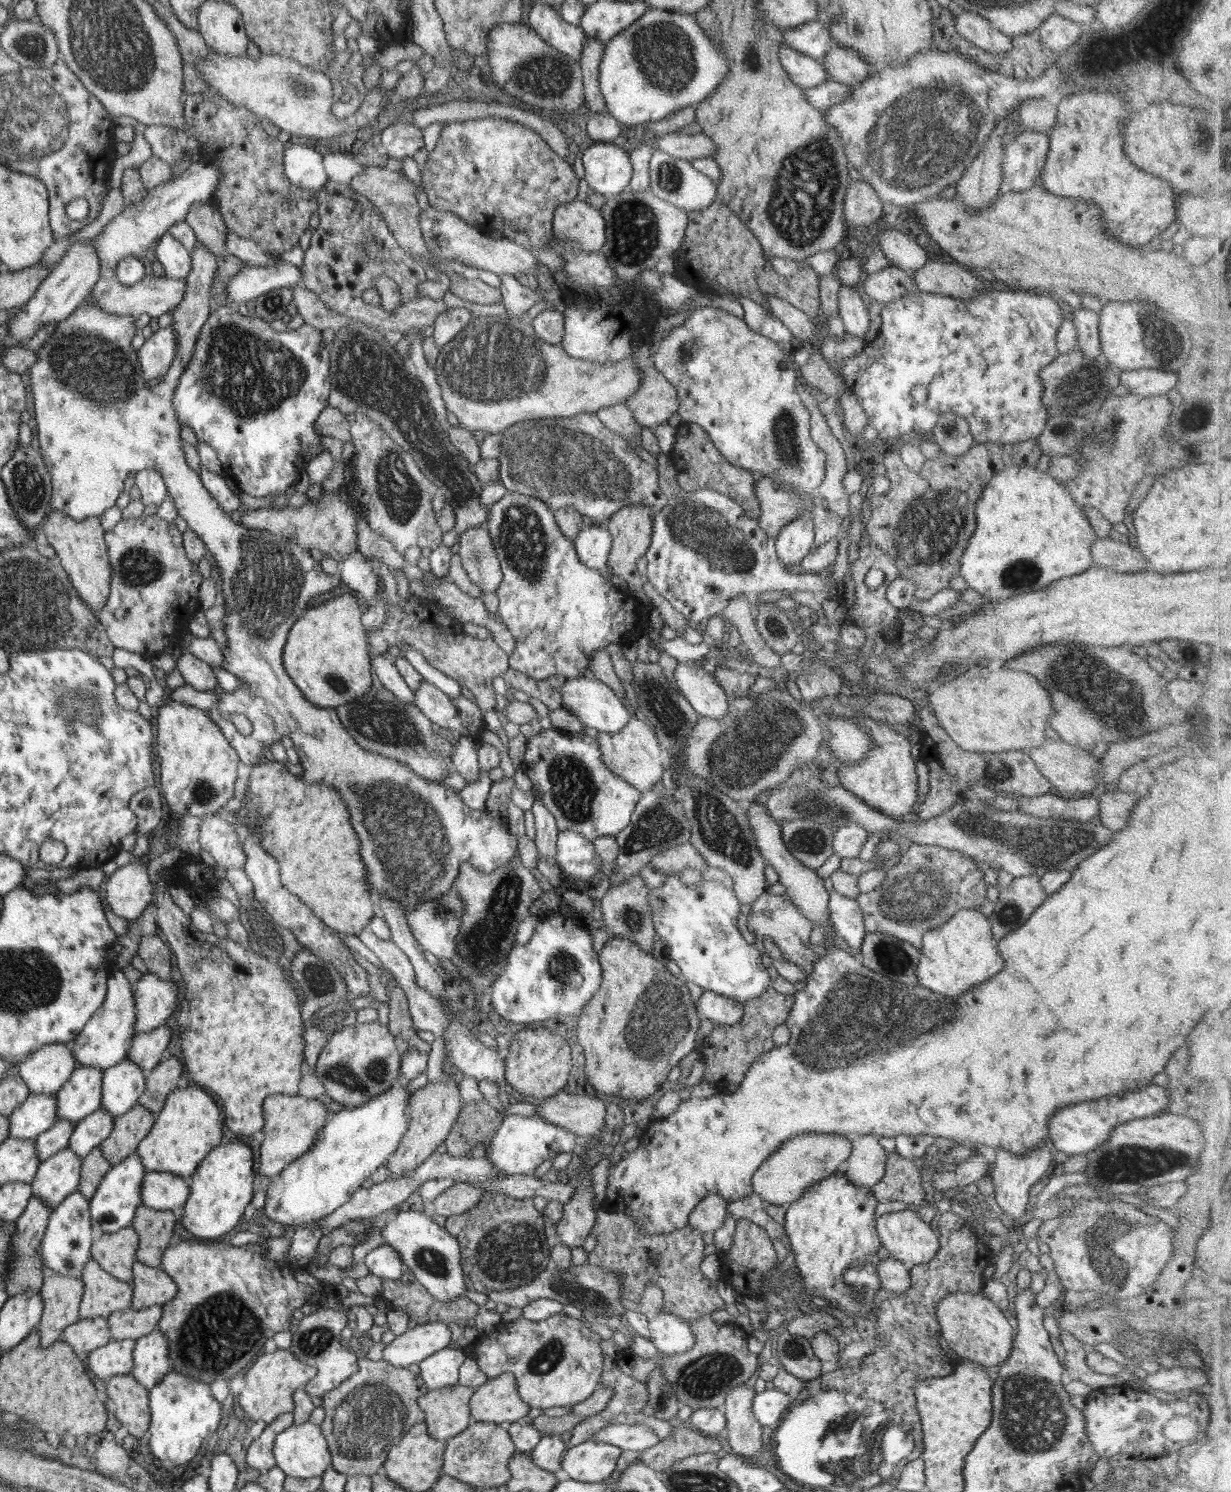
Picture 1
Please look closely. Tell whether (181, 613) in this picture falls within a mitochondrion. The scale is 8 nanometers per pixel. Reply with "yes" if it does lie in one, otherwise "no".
no

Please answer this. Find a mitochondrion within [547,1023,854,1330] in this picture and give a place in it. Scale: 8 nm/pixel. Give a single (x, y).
(653, 1259)

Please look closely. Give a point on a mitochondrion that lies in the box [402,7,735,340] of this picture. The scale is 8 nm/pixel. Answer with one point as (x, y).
(663, 55)

